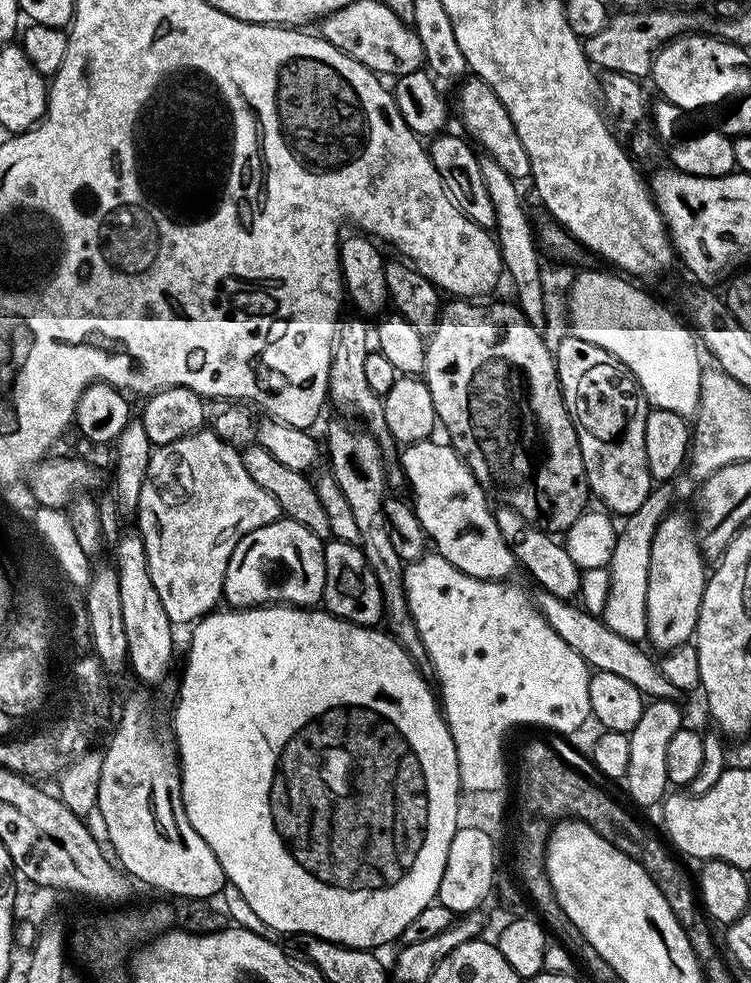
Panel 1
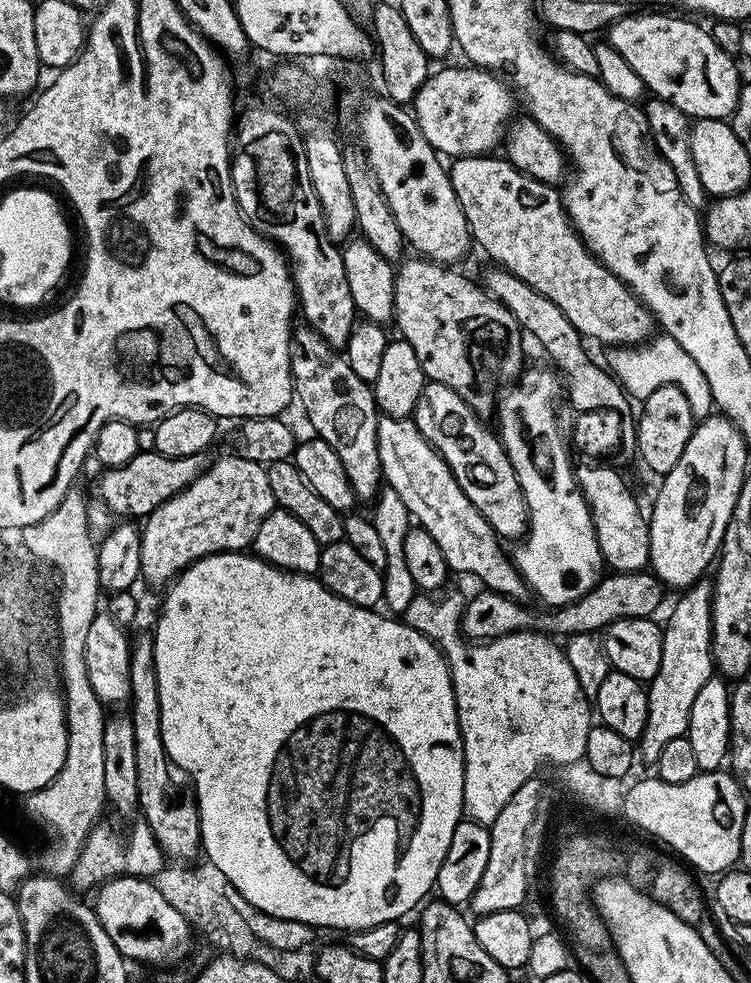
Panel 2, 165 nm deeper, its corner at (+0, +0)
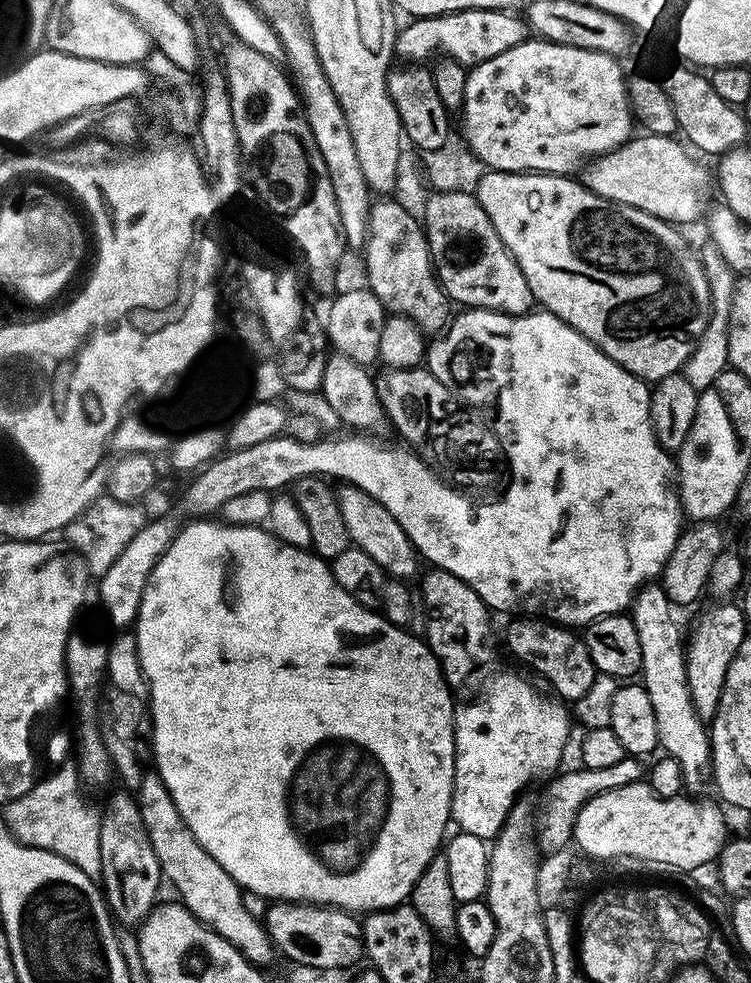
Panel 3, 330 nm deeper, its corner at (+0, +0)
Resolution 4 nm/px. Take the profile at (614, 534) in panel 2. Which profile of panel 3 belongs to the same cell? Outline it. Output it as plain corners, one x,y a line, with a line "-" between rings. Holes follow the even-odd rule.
656,582
645,584
630,605
630,615
642,649
640,678
654,707
658,746
678,761
685,789
696,794
710,778
711,737
689,696
686,646
672,611
671,600
665,594
663,585

